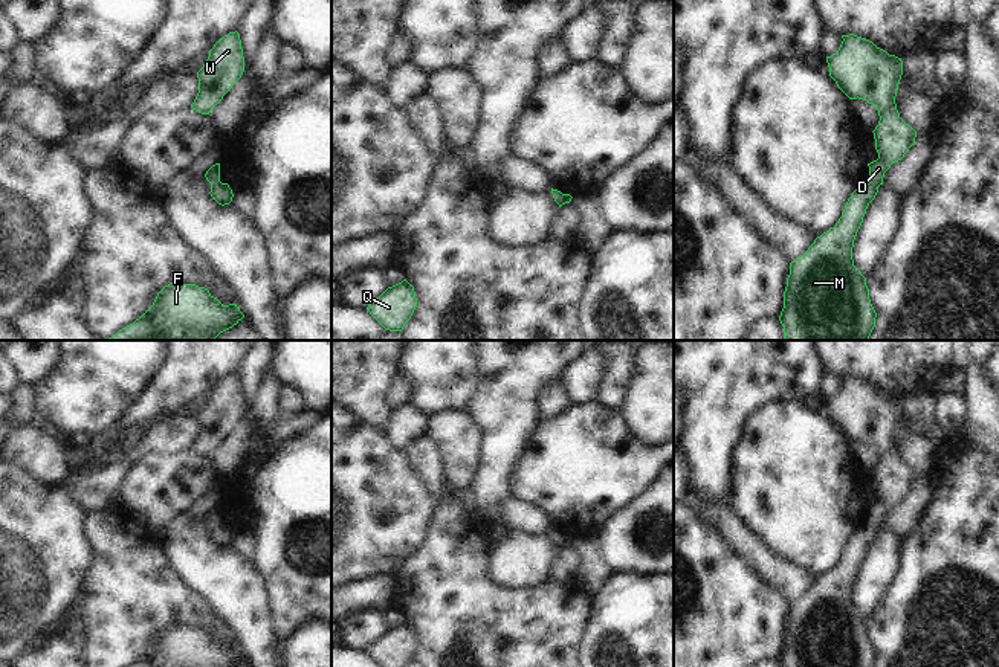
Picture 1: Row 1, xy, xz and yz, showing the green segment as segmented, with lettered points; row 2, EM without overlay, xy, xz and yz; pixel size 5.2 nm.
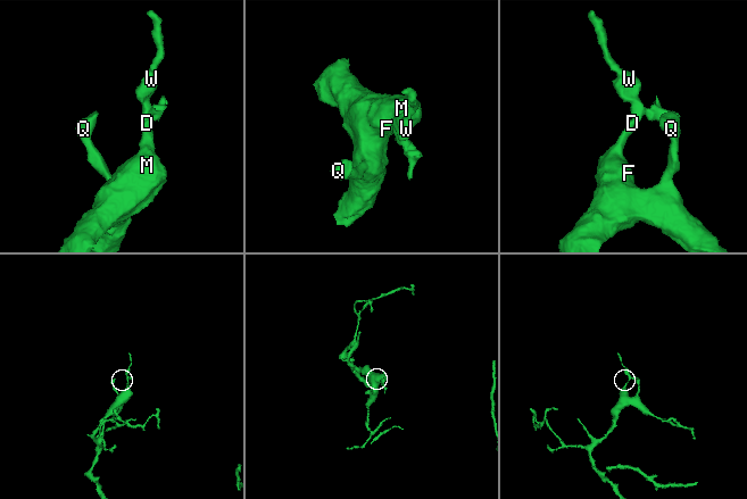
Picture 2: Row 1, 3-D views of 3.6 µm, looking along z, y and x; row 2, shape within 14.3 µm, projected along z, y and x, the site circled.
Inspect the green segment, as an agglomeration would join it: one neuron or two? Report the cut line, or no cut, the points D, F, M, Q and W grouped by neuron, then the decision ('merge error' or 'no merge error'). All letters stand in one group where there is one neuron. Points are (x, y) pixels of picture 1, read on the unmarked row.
no cut; D F M Q W; no merge error

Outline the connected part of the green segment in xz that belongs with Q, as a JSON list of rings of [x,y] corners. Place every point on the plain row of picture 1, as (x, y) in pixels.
[[[403,621],[388,629],[367,652],[380,667],[405,667],[417,649],[414,629]]]

